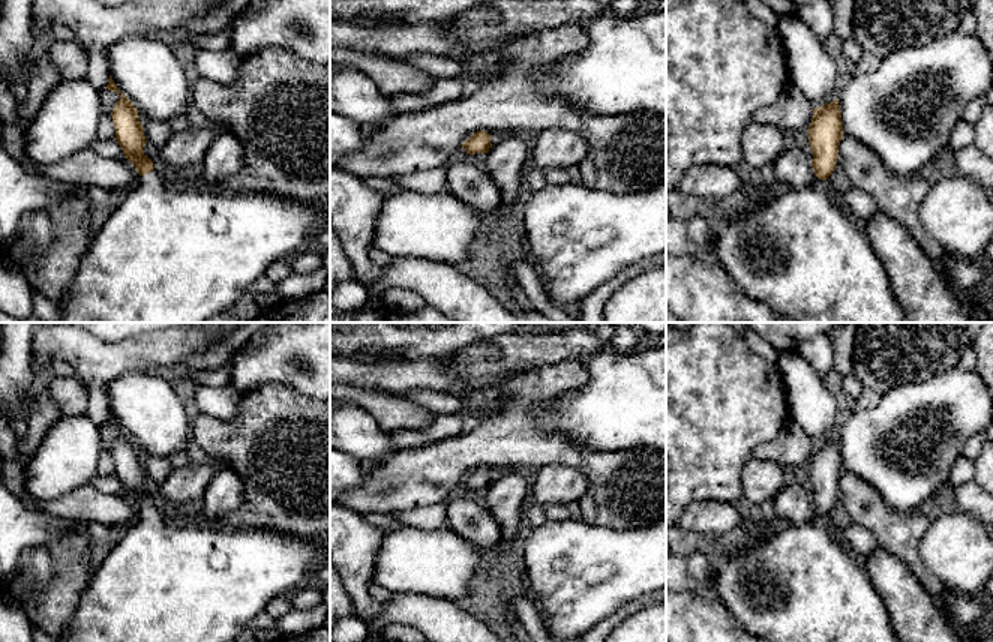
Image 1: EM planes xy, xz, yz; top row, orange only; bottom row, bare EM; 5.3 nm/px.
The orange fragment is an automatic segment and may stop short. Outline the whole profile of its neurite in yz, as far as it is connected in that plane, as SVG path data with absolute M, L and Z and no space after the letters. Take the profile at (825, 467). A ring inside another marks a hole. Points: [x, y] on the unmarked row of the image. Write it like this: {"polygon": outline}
{"polygon": "M838 435L813 446L807 470L814 518L756 544L738 534L720 540L716 582L708 594L718 598L741 627L766 642L900 642L867 570L818 520L832 510L838 494L843 474Z"}

